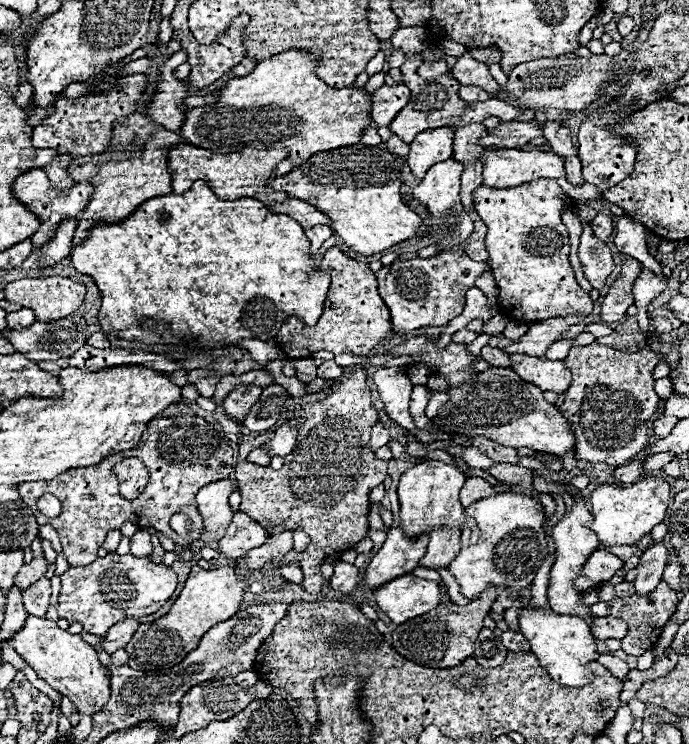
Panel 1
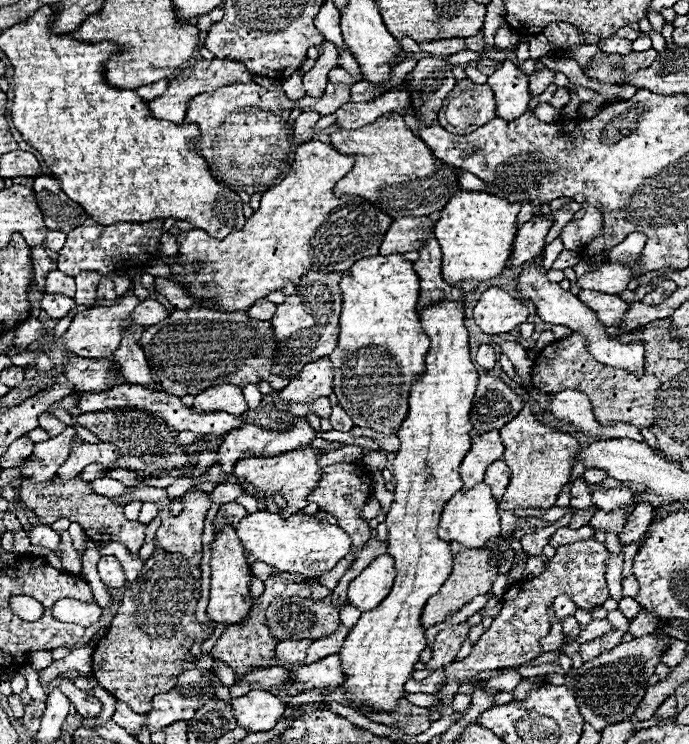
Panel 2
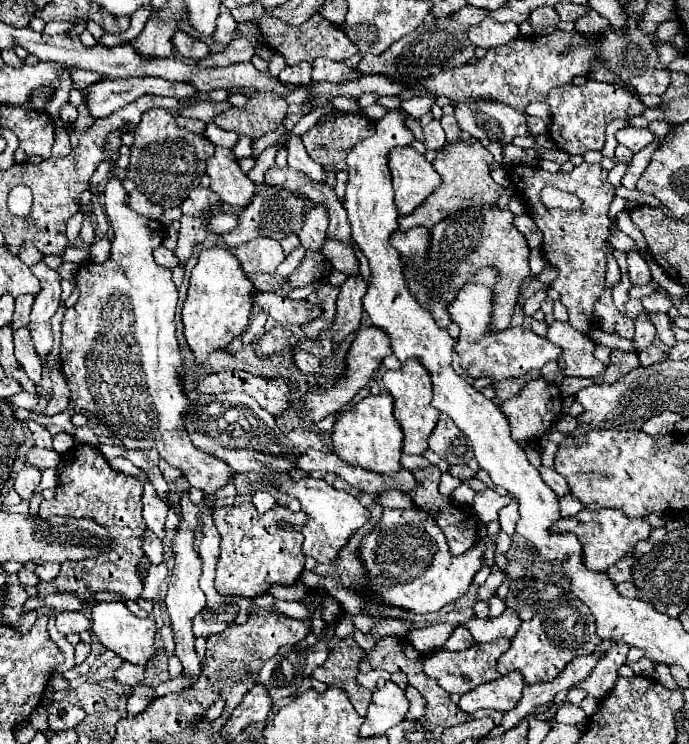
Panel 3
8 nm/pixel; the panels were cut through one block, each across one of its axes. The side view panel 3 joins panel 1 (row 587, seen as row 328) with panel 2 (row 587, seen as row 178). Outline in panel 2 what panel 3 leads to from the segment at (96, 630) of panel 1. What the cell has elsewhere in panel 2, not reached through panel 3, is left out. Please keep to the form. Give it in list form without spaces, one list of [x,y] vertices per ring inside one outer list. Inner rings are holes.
[[[102,556],[98,562],[98,572],[100,572],[102,582],[108,588],[122,588],[126,584],[124,568],[118,562],[118,558],[114,558],[114,556]]]

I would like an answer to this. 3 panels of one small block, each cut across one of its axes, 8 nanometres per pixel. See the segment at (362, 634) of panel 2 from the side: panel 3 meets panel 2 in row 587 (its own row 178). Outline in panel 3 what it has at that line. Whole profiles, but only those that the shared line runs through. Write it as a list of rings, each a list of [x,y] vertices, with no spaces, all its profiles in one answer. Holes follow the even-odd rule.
[[[394,148],[390,152],[390,172],[396,192],[396,208],[402,216],[412,214],[442,184],[440,174],[414,148]]]

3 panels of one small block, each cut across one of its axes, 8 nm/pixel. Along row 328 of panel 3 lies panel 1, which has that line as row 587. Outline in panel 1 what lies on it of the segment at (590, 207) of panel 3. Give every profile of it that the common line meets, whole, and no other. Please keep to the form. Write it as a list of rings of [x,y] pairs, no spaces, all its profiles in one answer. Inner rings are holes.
[[[596,550],[588,558],[588,562],[584,564],[582,574],[576,578],[576,588],[580,592],[584,592],[584,590],[590,590],[590,588],[594,588],[598,584],[604,584],[622,566],[624,566],[624,562],[620,558],[616,558],[612,552],[608,552],[608,550]]]

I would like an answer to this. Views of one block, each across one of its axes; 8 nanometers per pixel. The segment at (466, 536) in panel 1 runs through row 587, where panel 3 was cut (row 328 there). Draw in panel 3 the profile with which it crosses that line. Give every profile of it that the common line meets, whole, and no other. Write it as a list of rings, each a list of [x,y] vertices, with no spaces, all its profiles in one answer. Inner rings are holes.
[[[484,266],[478,274],[466,282],[456,298],[448,304],[448,314],[452,322],[460,326],[460,336],[456,340],[456,352],[460,356],[460,368],[468,378],[492,378],[492,384],[498,384],[508,378],[524,376],[526,372],[538,368],[542,370],[550,360],[556,360],[562,354],[562,348],[552,344],[546,338],[540,338],[524,326],[506,328],[500,332],[490,332],[492,308],[494,308],[494,286],[498,284],[498,270],[494,266]]]

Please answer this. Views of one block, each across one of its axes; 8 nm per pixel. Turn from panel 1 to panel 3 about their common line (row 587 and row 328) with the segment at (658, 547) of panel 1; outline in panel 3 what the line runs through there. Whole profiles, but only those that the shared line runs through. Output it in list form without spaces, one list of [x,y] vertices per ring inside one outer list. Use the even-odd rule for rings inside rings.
[[[644,310],[640,312],[640,316],[634,320],[636,324],[636,334],[634,334],[634,344],[638,350],[644,350],[646,346],[650,346],[656,338],[656,330],[654,324],[650,322],[650,314]]]

